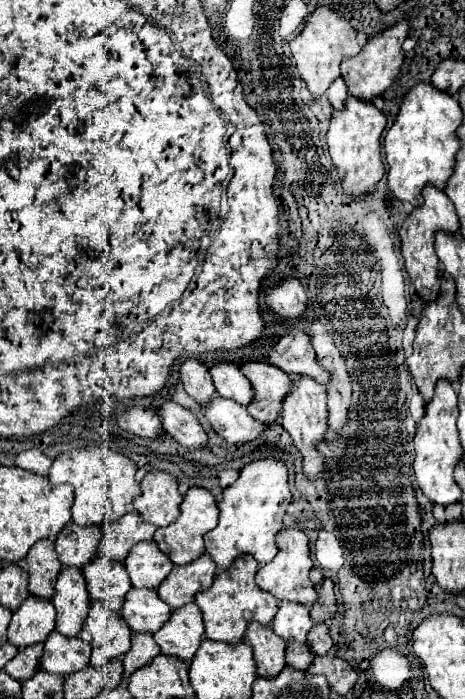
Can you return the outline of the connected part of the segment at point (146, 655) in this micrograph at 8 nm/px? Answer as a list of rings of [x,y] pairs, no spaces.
[[[134,634],[132,648],[124,656],[124,680],[128,680],[132,676],[132,672],[142,668],[144,664],[150,664],[154,660],[154,656],[158,656],[158,654],[160,654],[160,648],[150,634]]]

